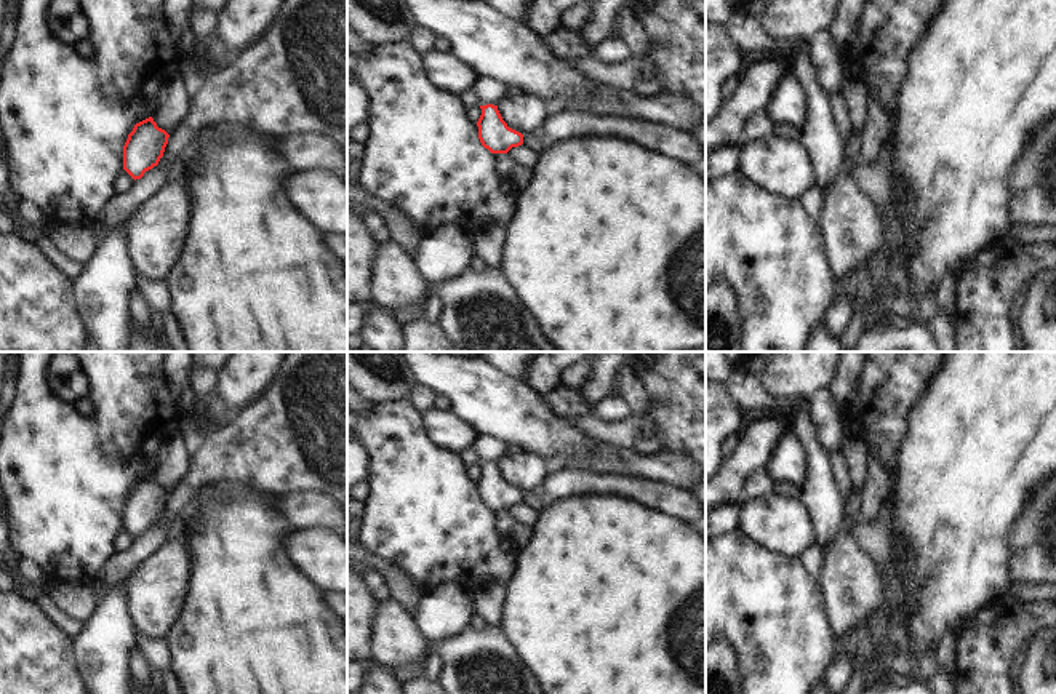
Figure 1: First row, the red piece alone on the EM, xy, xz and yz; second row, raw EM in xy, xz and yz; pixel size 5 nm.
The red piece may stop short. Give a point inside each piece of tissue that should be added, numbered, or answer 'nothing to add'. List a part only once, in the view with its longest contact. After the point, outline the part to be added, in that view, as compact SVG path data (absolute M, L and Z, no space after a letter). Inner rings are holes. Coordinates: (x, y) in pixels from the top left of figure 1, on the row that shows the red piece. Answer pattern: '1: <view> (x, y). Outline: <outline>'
nothing to add

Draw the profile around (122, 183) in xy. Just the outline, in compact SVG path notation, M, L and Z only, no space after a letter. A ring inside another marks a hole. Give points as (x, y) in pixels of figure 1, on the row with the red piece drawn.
M122 168L114 179L114 195L125 195L133 187L134 179Z

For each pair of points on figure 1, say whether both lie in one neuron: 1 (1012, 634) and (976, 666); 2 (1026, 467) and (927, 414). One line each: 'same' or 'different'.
1: same
2: same

